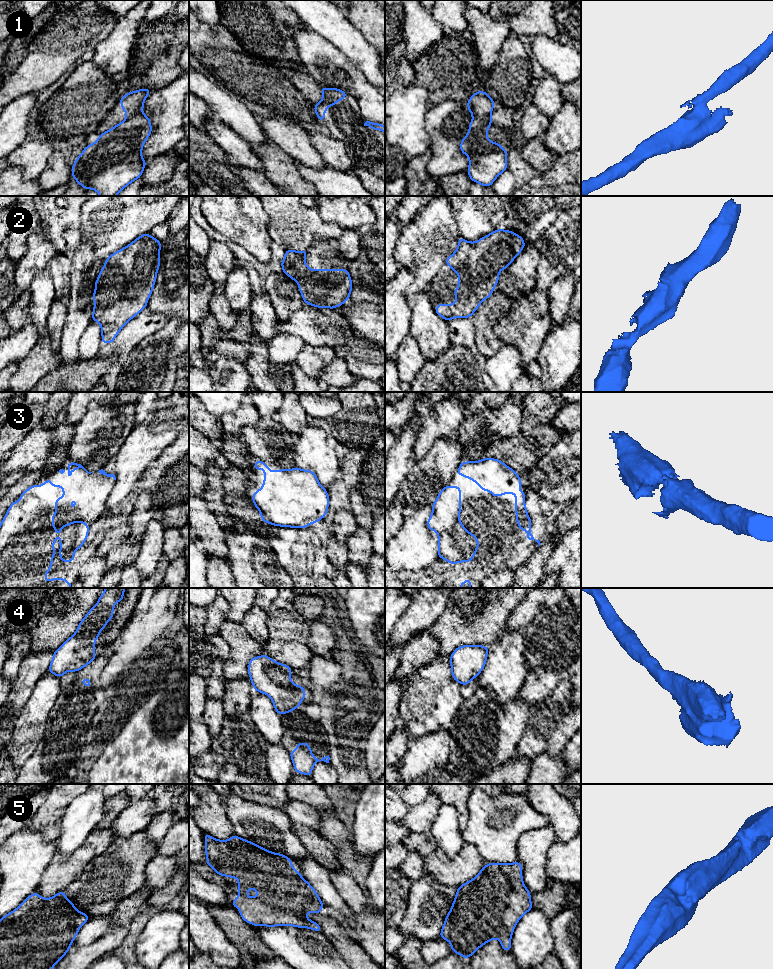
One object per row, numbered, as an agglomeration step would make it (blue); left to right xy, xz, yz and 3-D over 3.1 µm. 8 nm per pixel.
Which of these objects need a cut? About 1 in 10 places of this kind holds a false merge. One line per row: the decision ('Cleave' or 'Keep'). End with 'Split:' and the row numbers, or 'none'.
1: Cleave
2: Keep
3: Keep
4: Keep
5: Keep
Split: 1

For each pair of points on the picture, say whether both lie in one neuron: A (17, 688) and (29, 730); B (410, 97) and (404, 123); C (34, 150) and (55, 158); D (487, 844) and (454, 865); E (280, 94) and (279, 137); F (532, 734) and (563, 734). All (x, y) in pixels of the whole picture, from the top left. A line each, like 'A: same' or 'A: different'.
A: different
B: same
C: different
D: different
E: different
F: same

